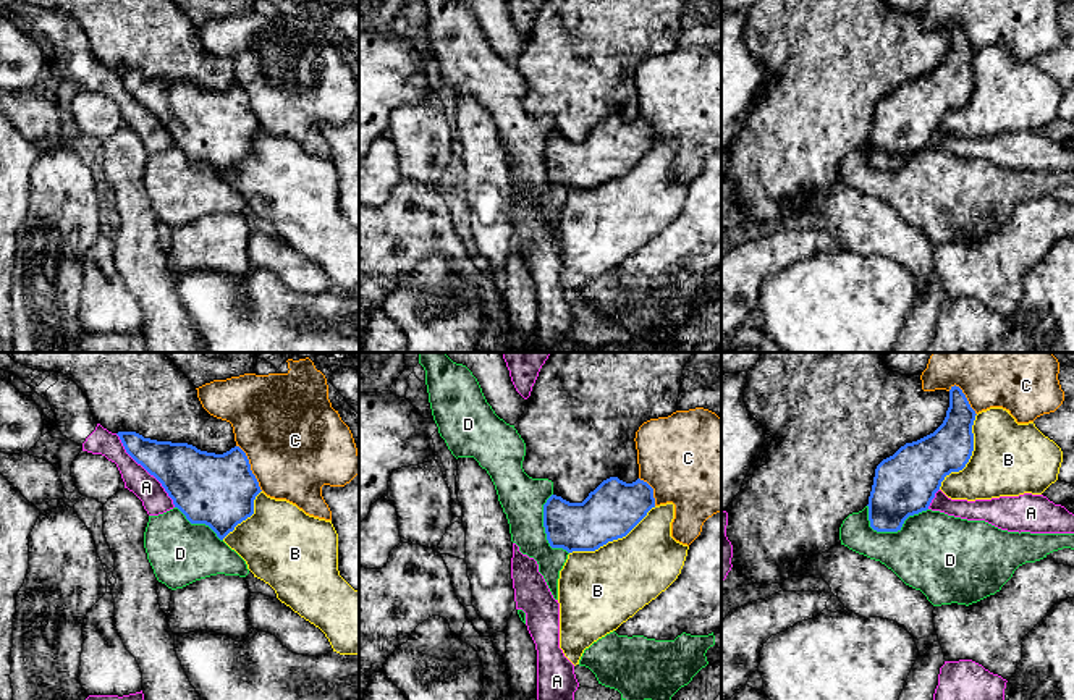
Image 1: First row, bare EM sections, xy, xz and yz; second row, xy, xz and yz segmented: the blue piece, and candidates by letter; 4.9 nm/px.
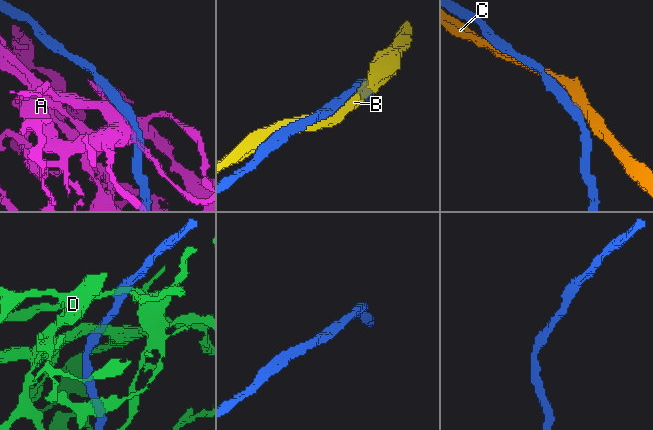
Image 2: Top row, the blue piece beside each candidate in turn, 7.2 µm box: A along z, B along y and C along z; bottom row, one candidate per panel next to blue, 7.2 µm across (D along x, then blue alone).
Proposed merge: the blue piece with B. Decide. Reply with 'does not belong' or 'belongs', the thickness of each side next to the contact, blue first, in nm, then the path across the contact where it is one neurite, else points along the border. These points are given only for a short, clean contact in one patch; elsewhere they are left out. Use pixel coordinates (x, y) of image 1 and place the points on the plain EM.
does not belong | 280/400 nm

